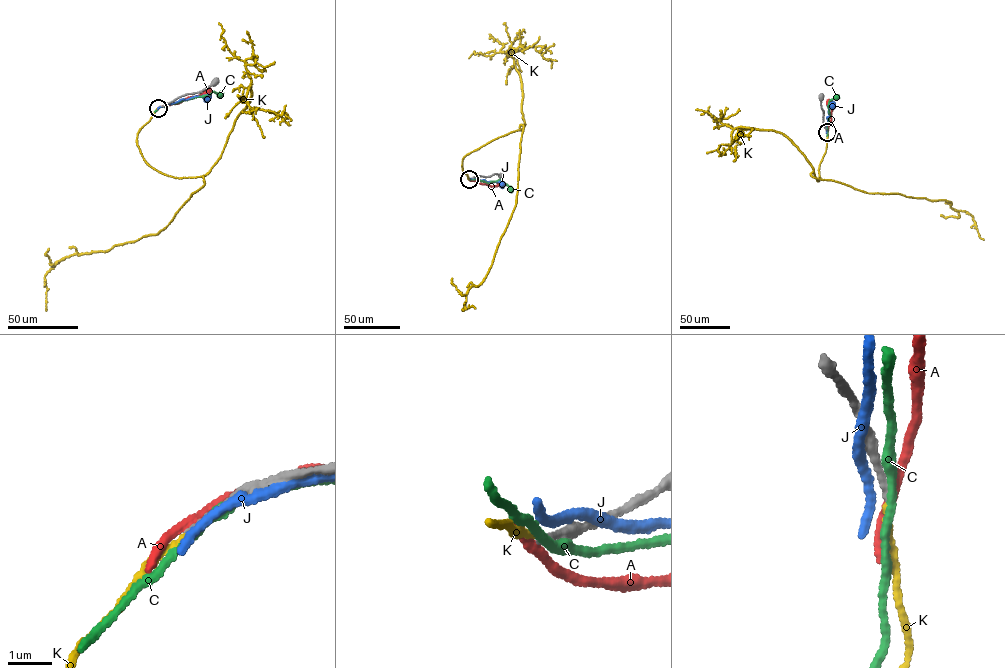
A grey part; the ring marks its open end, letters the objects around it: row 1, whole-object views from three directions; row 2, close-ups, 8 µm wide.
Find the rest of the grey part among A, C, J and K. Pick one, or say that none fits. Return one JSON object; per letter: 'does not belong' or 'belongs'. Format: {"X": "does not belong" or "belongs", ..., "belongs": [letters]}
{"A": "does not belong", "C": "does not belong", "J": "does not belong", "K": "belongs", "belongs": ["K"]}

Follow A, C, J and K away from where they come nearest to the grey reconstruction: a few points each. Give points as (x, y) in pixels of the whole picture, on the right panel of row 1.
A: (827, 131), (832, 109), (829, 103)
C: (827, 131), (827, 106), (830, 100), (836, 97)
J: (826, 130), (832, 105)
K: (827, 132), (817, 181), (813, 171), (813, 177), (867, 192), (945, 200), (954, 209), (972, 215), (984, 239)

